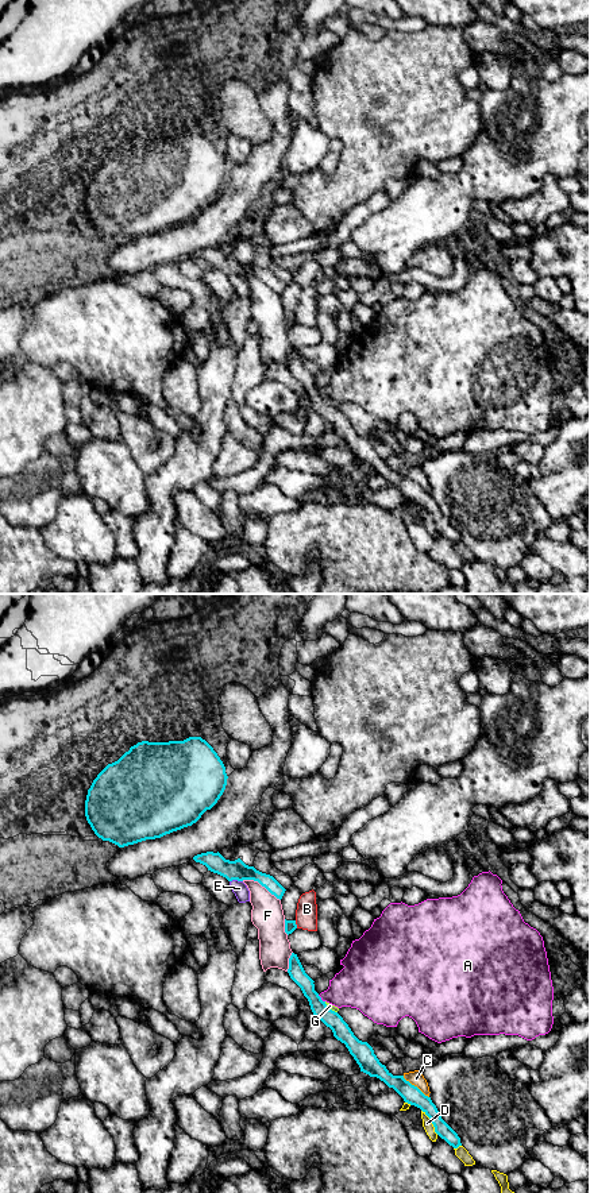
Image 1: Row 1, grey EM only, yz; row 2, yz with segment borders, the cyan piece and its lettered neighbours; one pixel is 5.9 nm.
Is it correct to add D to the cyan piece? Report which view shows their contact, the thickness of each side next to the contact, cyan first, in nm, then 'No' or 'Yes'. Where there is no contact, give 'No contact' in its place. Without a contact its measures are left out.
Touches cyan in yz. Thickness 110 nm (cyan) against 60 nm. No

